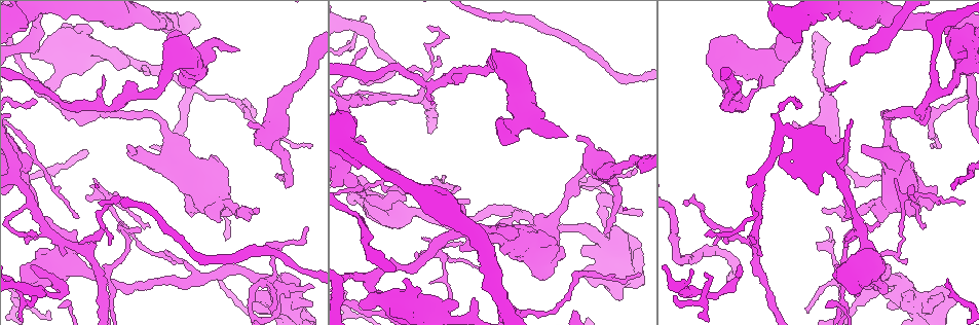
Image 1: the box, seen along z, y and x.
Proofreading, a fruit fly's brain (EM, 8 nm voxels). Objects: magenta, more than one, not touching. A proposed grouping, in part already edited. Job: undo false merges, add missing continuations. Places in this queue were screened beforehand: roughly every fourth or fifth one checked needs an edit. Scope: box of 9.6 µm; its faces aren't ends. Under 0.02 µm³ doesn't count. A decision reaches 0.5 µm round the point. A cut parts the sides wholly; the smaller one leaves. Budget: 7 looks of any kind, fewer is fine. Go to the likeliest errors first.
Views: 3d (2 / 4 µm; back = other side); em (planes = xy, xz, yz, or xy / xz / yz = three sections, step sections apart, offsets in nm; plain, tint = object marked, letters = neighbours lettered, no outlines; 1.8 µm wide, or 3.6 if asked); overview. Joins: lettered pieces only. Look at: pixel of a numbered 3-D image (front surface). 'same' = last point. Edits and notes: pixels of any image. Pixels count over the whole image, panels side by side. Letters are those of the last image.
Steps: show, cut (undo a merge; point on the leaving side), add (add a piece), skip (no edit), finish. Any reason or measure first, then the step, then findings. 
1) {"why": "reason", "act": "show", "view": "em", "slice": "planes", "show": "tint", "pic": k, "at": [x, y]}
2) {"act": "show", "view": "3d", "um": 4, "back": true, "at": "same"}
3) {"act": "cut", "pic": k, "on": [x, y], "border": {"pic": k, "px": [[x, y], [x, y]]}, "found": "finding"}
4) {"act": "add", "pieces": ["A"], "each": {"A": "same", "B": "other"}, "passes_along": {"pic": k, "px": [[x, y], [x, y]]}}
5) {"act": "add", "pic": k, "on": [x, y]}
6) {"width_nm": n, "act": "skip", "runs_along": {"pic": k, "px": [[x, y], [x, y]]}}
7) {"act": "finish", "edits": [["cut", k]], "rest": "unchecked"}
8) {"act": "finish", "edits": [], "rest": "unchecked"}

{"why": "tapers out", "act": "show", "view": "3d", "um": 2, "pic": 1, "at": [100, 201]}

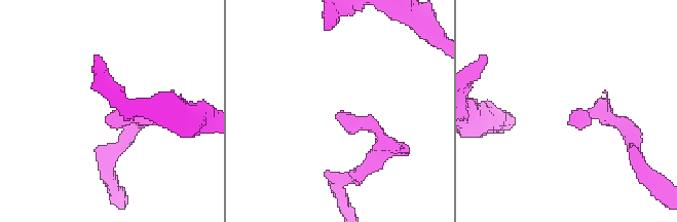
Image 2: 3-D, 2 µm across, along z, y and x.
{"why": "need the tissue", "act": "show", "view": "em", "slice": "xy", "step": 16, "show": "tint", "pic": 2, "at": [570, 116]}

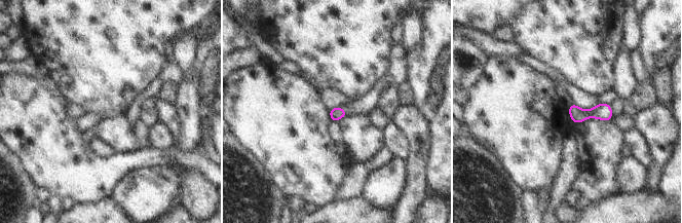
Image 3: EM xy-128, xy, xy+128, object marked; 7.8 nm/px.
{"act": "show", "view": "em", "slice": "planes", "show": "letters", "at": "same"}

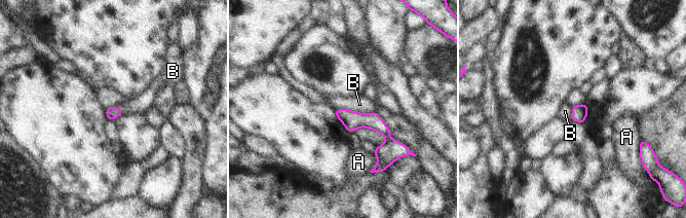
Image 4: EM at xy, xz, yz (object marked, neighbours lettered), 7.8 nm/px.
{"longest_contact_nm": ["B", 320], "act": "skip", "each": {"A": "other", "B": "other"}, "runs_along": {"pic": 4, "px": [[338, 112], [373, 120], [390, 149]]}, "found": "none of them fits"}

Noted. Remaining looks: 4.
{"why": "branch stops here", "act": "show", "view": "3d", "um": 4, "pic": 1, "at": [567, 135]}

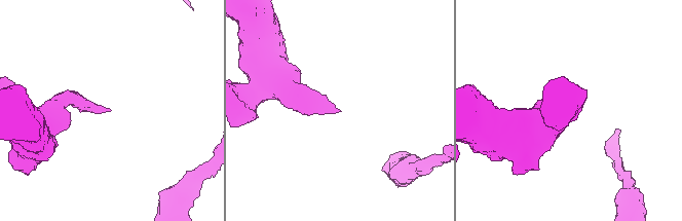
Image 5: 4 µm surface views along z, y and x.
{"why": "shape alone is not enough", "act": "show", "view": "em", "slice": "yz", "step": 8, "show": "letters", "pic": 5, "at": [339, 111]}

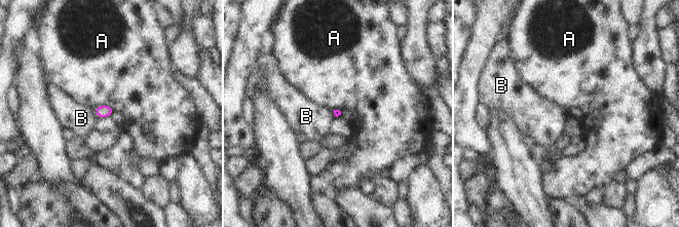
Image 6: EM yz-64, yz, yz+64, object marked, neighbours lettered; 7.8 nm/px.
{"act": "show", "view": "em", "slice": "planes", "show": "letters", "at": "same"}

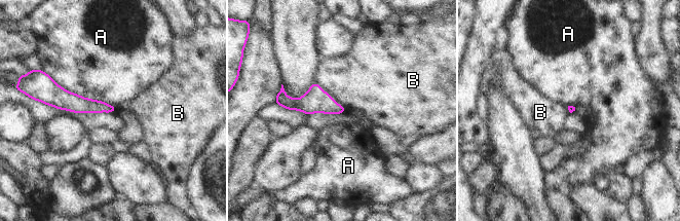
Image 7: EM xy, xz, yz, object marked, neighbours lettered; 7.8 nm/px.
{"act": "skip", "each": {"A": "other", "B": "other"}, "found": "no lettered piece goes on from it"}

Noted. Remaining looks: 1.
{"act": "show", "view": "em", "slice": "planes", "show": "letters", "pic": 1, "at": [599, 148]}

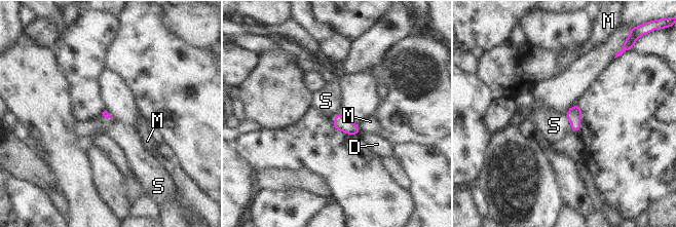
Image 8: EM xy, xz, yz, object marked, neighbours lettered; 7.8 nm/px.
{"act": "skip", "each": {"D": "other", "M": "other", "S": "other"}, "border": {"pic": 8, "px": [[565, 115], [572, 128]]}, "found": "no lettered piece goes on from it"}

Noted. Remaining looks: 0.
{"act": "finish", "edits": [], "rest": "unchecked"}

